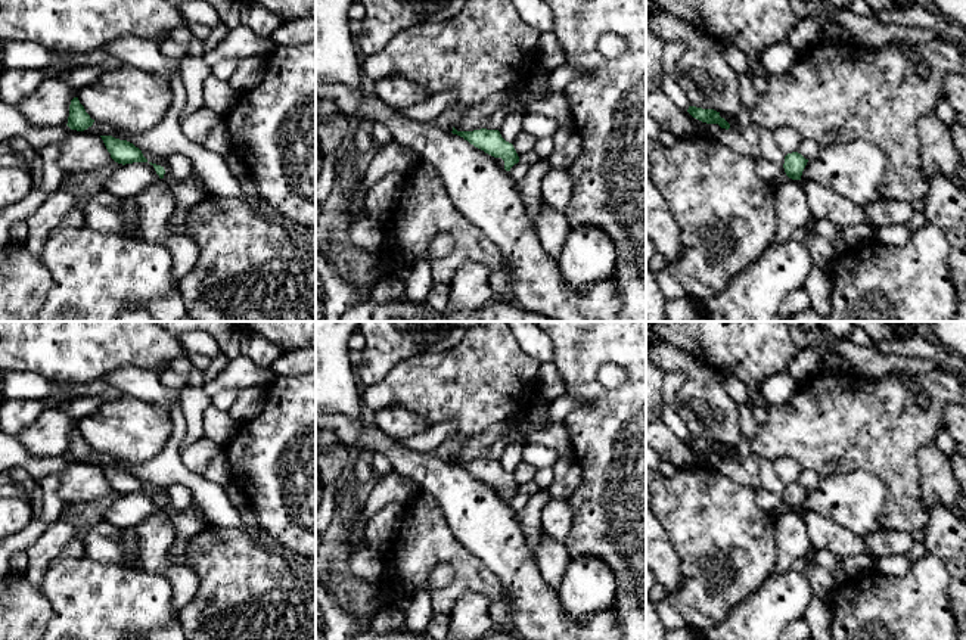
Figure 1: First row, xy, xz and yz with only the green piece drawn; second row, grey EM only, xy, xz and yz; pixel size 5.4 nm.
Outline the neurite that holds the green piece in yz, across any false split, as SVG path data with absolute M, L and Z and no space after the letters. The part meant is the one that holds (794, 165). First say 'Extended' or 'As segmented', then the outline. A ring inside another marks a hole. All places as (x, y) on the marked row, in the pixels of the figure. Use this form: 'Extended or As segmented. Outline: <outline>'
As segmented. Outline: M798 152L788 153L783 164L786 175L792 180L801 180L807 162L808 159Z

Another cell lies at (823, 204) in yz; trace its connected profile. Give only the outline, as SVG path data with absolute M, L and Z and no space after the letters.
M799 180L805 192L813 218L826 218L836 227L866 224L866 208L808 180Z

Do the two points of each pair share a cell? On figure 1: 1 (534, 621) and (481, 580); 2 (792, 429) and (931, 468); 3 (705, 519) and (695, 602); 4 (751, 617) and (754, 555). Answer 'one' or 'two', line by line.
1: two
2: two
3: one
4: two

